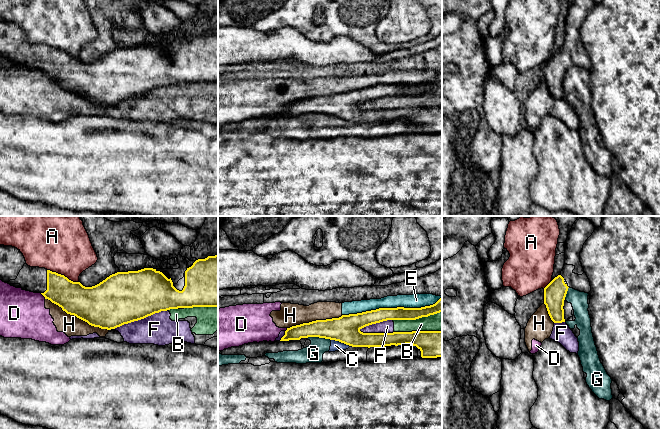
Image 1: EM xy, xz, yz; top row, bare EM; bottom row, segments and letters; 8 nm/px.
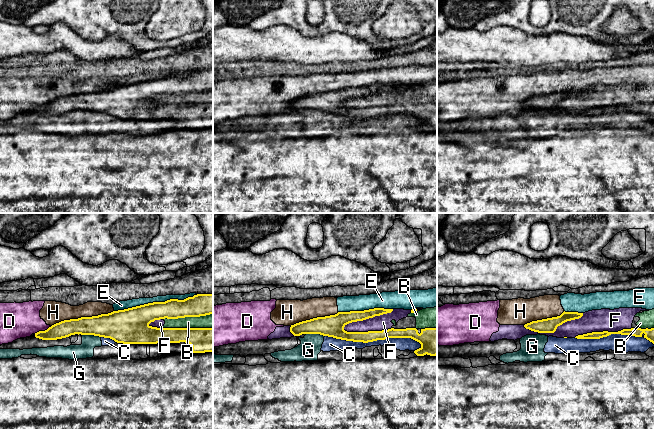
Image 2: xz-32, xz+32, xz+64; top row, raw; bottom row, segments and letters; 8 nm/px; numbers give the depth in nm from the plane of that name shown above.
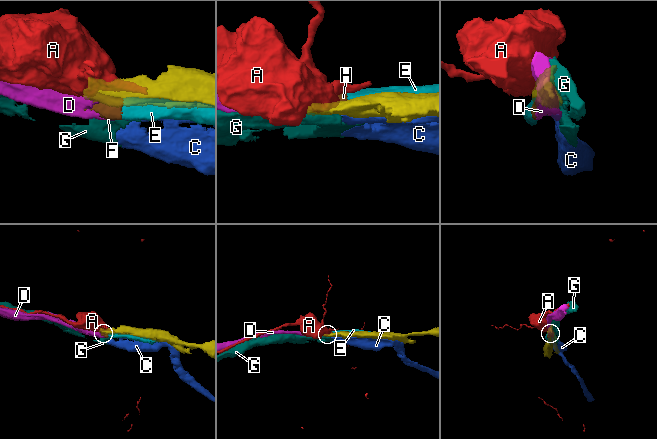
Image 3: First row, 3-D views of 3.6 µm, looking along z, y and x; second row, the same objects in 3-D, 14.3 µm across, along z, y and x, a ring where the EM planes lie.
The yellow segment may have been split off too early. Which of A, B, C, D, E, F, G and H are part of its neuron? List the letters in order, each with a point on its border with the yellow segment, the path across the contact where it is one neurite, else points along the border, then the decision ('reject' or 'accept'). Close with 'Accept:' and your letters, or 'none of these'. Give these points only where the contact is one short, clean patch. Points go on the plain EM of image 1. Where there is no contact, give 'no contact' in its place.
A: meets yellow in xy at (63, 51); border along xy (47, 45), (63, 50), (69, 55), (78, 58); reject
B: meets yellow in xz at (417, 94); reject
C: meets yellow in xz at (342, 118); reject
D: meets yellow in xy at (43, 71); border along xy (40, 69), (45, 74); reject
E: meets yellow in xz at (391, 84); reject
F: meets yellow in xz at (375, 99); reject
G: meets yellow in xz at (319, 113); reject
H: meets yellow in xy at (77, 93); reject
Accept: none of these

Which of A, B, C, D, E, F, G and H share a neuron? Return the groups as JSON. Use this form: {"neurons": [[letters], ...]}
{"neurons": [["A"], ["B", "D", "E", "F", "H"], ["C", "G"]]}

